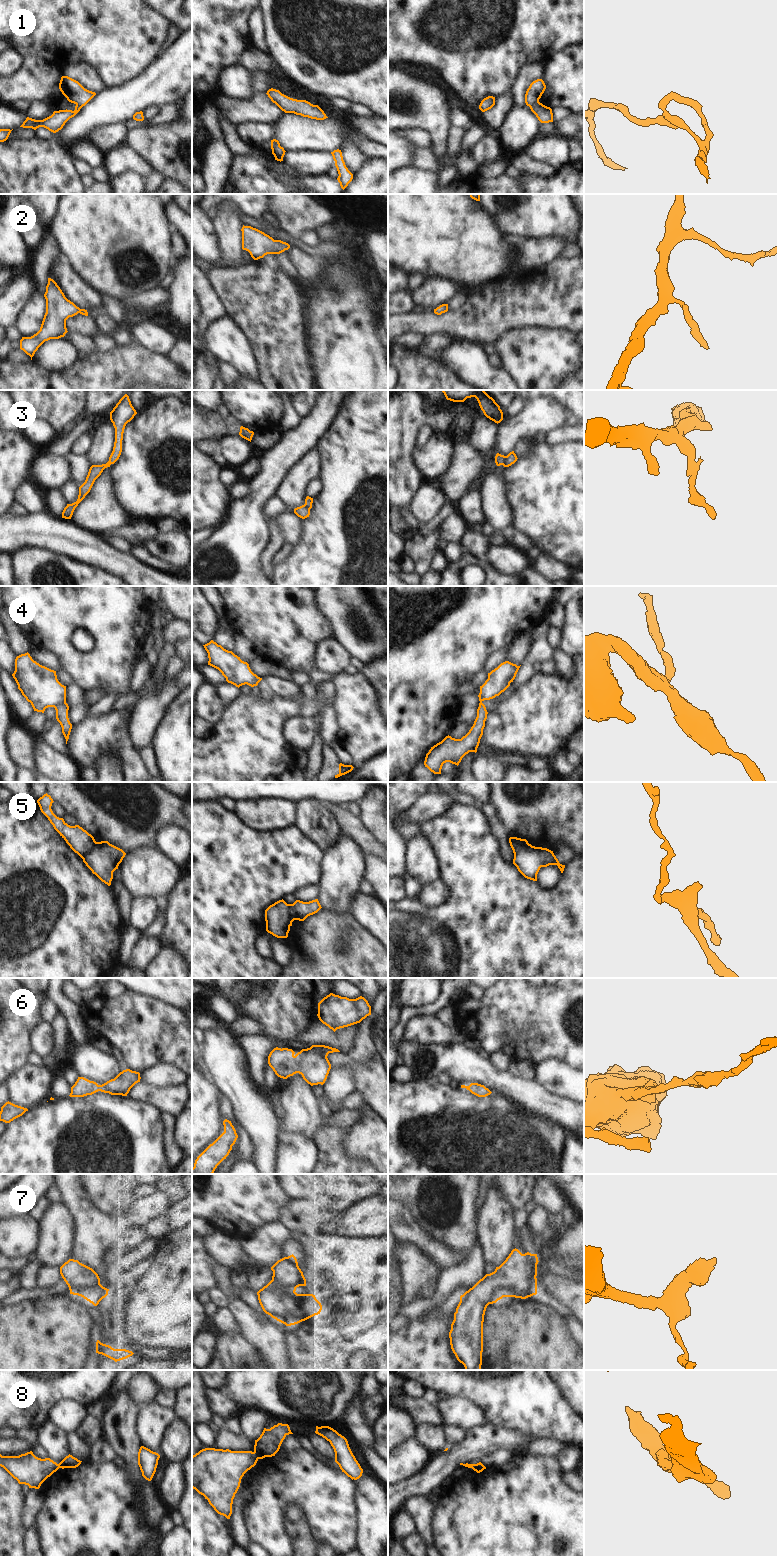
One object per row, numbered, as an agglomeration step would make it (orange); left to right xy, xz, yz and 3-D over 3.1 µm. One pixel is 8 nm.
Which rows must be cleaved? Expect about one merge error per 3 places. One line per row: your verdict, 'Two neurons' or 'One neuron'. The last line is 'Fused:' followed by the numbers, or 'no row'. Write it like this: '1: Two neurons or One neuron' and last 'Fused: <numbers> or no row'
1: Two neurons
2: One neuron
3: Two neurons
4: Two neurons
5: Two neurons
6: One neuron
7: One neuron
8: Two neurons
Fused: 1, 3, 4, 5, 8.

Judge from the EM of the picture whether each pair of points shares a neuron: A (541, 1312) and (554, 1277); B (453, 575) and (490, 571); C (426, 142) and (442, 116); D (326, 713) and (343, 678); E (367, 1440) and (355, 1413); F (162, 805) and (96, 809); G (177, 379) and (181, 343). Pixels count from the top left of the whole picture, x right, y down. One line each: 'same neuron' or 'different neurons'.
A: different neurons
B: same neuron
C: different neurons
D: different neurons
E: same neuron
F: same neuron
G: different neurons

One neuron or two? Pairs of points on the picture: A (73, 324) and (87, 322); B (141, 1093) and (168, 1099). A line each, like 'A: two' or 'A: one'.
A: one
B: one

